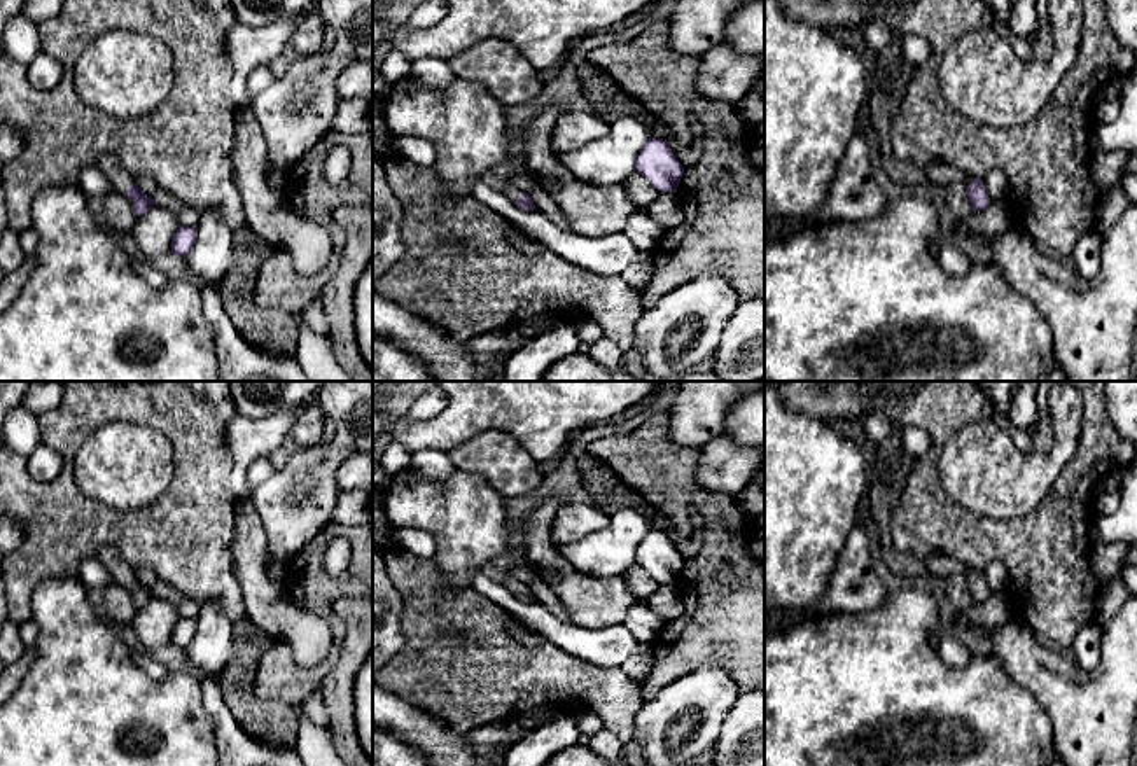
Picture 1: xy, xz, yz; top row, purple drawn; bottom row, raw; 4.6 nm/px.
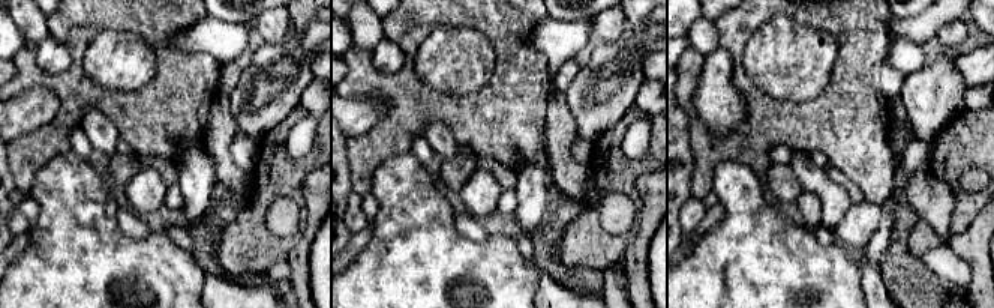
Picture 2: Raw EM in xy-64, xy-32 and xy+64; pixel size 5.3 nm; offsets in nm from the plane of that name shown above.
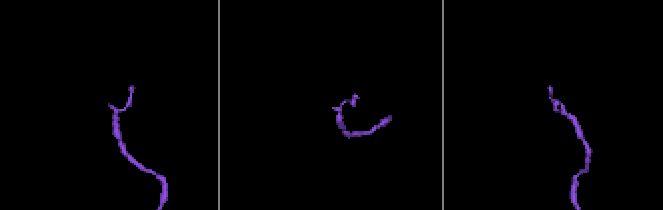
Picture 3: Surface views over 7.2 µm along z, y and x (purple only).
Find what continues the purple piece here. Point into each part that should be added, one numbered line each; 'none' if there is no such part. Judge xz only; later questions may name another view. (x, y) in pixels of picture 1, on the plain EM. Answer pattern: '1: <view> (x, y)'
1: xz (513, 584)

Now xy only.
1: xy (107, 555)

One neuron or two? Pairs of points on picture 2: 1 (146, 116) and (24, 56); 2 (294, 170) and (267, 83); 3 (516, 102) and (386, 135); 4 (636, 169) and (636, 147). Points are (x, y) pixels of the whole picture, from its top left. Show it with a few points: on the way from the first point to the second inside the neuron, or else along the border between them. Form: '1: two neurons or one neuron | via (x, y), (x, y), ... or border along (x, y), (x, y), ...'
1: one neuron | via (114, 104), (50, 81)
2: two neurons | border along (297, 104), (284, 120), (258, 138)
3: one neuron | via (483, 108), (419, 108)
4: two neurons | border along (649, 125), (648, 149), (640, 157), (630, 160)

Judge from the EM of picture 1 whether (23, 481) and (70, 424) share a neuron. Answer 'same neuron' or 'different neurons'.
same neuron

